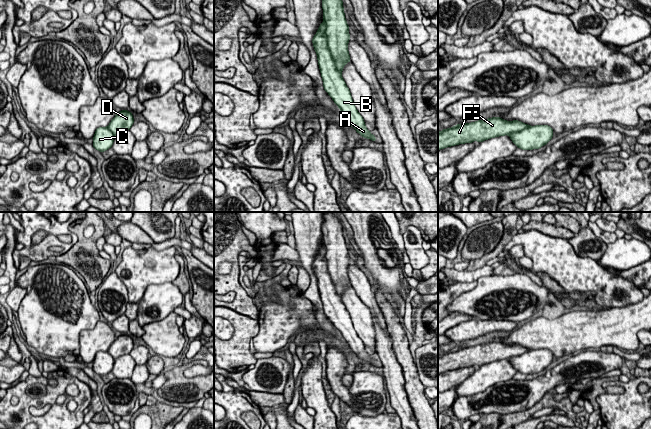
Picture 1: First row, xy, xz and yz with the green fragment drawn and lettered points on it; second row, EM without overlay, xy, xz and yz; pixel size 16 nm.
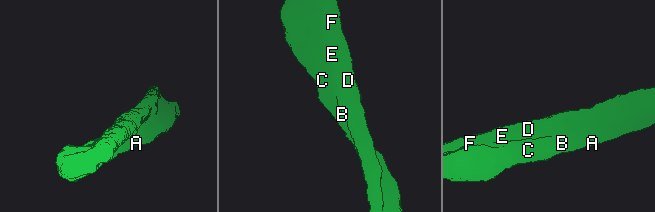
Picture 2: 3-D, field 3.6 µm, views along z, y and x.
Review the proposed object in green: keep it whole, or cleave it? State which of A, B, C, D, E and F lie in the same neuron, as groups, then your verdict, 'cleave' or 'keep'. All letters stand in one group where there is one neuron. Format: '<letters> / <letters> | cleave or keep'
A B C / D E F | cleave

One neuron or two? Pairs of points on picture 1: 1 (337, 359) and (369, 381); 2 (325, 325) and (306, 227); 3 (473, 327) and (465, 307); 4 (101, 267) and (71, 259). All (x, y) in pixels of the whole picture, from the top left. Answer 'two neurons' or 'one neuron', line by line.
1: two neurons
2: one neuron
3: two neurons
4: one neuron

